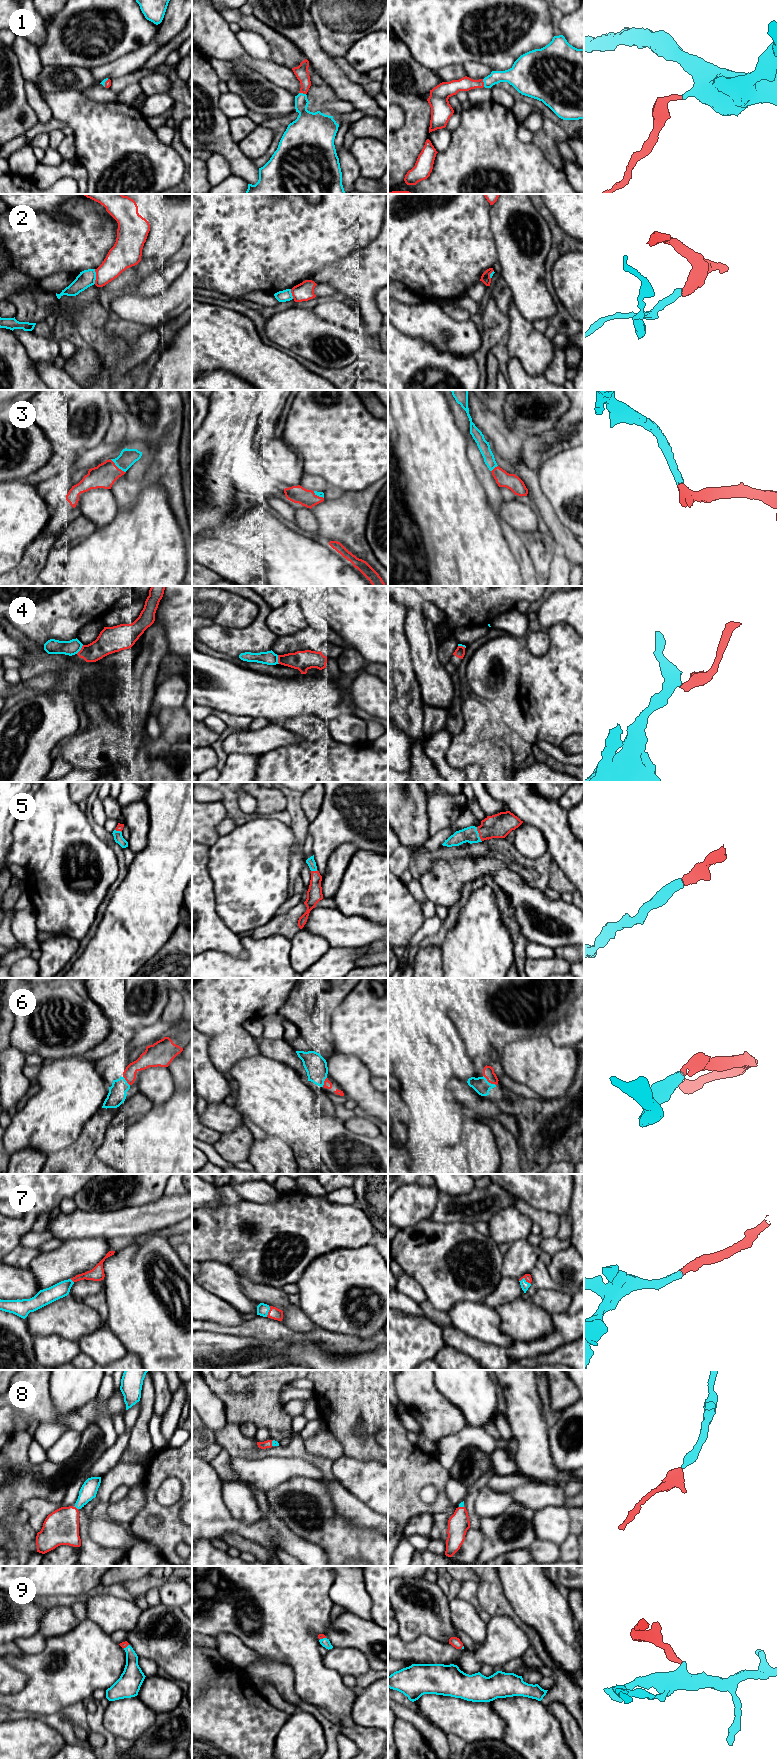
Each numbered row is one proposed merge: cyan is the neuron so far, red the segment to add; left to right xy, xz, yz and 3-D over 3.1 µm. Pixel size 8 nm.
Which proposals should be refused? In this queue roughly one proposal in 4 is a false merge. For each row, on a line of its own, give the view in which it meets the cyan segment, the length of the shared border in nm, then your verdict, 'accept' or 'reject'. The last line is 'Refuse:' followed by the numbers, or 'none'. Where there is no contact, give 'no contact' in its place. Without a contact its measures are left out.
1: contact in yz; length 70 nm; accept
2: contact in xy; length 120 nm; reject
3: contact in xy; length 170 nm; accept
4: contact in xy; length 90 nm; reject
5: contact in yz; length 130 nm; accept
6: contact in yz; length 130 nm; accept
7: contact in yz; length 100 nm; accept
8: contact in xy; length 40 nm; accept
9: contact in xz; length 50 nm; accept
Refuse: 2, 4

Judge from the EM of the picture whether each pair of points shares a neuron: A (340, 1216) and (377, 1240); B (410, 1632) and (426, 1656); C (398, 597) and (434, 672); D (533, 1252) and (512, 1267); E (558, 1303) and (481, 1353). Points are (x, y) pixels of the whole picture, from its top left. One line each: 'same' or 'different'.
A: different
B: different
C: different
D: same
E: different

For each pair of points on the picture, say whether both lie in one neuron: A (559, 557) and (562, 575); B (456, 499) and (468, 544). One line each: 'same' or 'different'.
A: same
B: same

